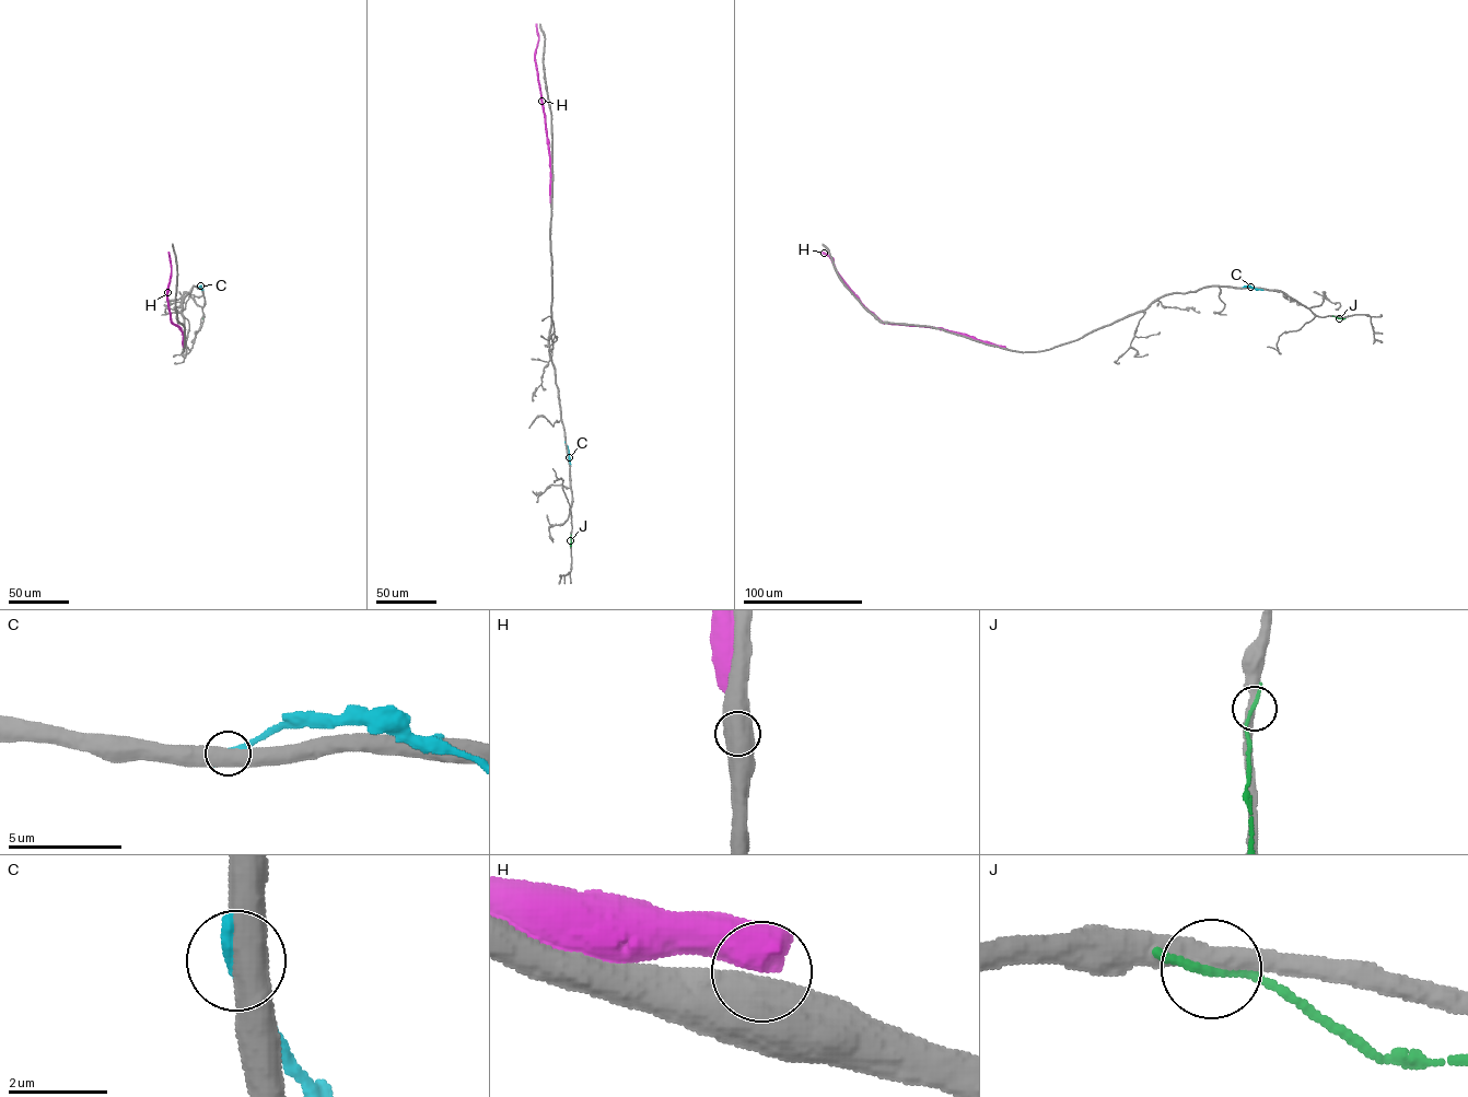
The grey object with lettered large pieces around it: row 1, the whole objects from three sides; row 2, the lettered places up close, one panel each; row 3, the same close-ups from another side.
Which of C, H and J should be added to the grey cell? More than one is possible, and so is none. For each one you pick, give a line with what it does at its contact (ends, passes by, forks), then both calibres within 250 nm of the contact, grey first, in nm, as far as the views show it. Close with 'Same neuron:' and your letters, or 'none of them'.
Same neuron: none of them

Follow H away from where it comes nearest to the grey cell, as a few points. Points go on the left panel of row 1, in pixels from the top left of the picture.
H: (184, 347), (183, 333), (171, 321), (167, 302), (171, 270), (167, 252)

